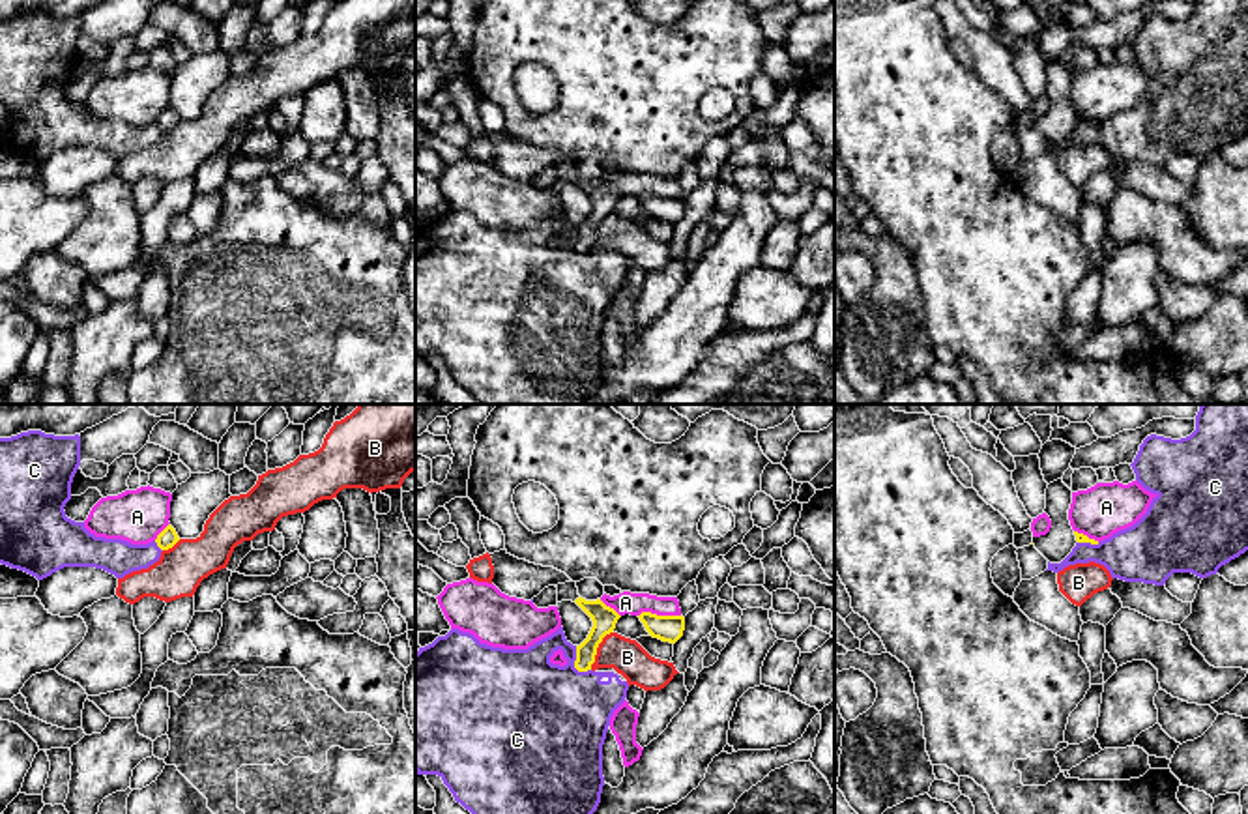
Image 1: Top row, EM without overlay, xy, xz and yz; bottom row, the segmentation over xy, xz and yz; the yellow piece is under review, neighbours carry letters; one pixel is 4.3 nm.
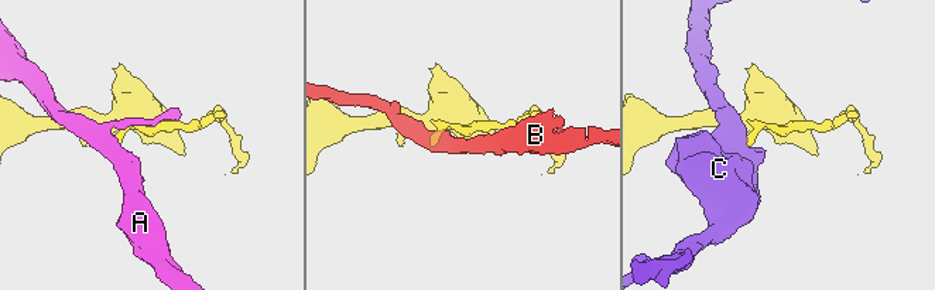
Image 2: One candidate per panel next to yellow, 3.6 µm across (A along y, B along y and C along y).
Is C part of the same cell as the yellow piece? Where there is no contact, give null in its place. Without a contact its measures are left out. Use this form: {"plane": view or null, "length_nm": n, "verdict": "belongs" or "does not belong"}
{"plane": "xz", "length_nm": 130, "verdict": "does not belong"}

